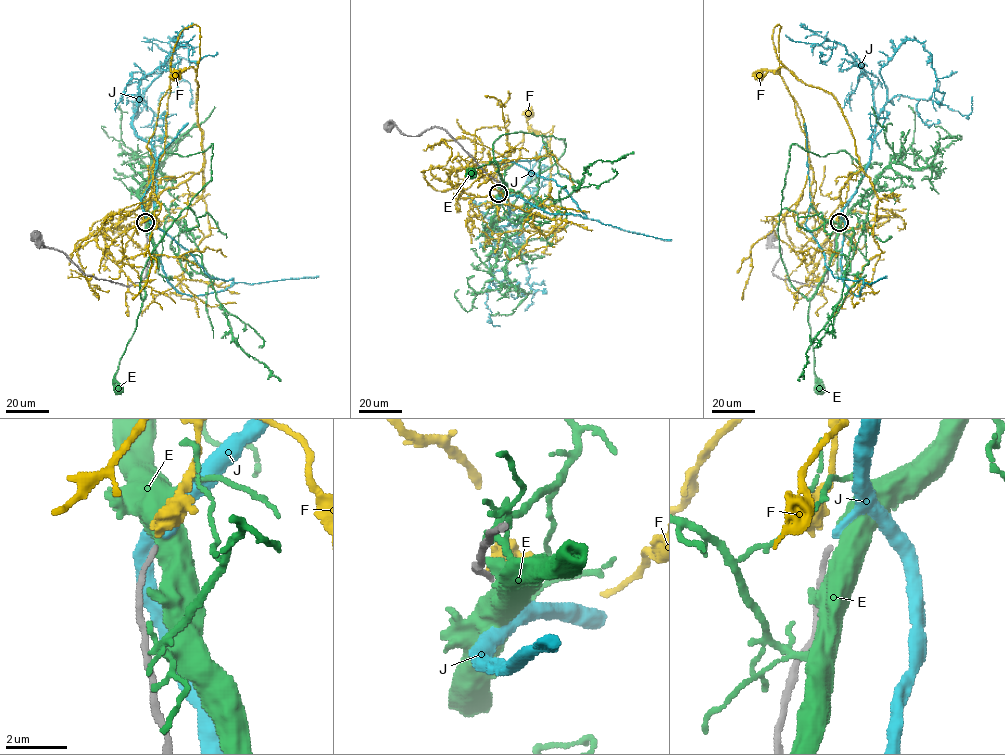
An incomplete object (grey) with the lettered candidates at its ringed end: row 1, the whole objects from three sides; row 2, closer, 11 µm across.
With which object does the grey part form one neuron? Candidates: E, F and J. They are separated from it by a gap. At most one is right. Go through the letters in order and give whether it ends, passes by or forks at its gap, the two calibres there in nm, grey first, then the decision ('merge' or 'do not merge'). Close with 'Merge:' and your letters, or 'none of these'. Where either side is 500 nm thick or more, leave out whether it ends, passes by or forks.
E: 160/750 nm | do not merge
F: 160/500 nm | do not merge
J: it ends | 160/220 nm | merge
Merge: J

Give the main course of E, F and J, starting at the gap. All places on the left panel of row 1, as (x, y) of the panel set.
E: (146, 221), (153, 256), (134, 333), (114, 376), (115, 389), (118, 389)
F: (145, 221), (145, 206), (197, 173), (203, 162), (196, 72), (189, 67), (174, 71), (175, 76)
J: (146, 221), (178, 292), (231, 285), (233, 278), (211, 278), (142, 208), (158, 156), (188, 123)

